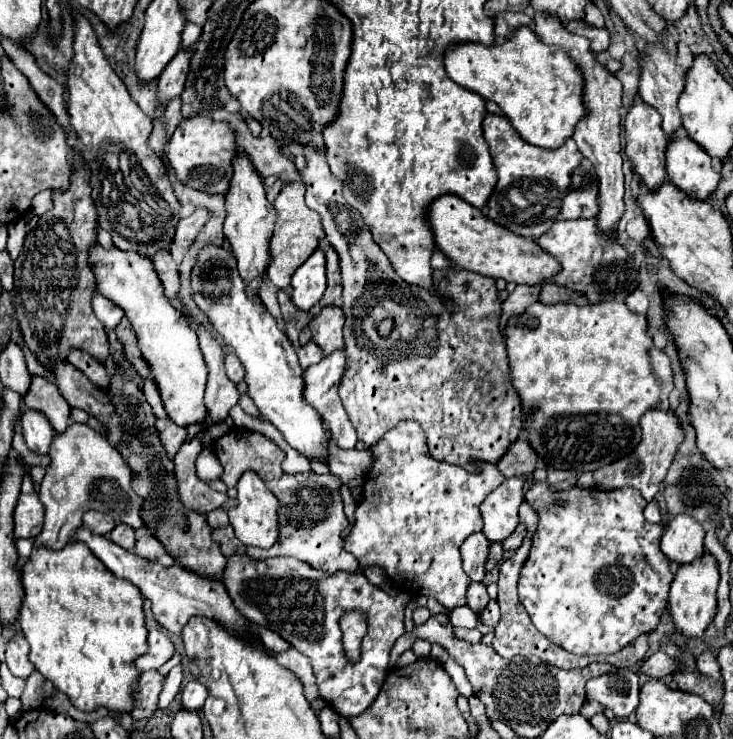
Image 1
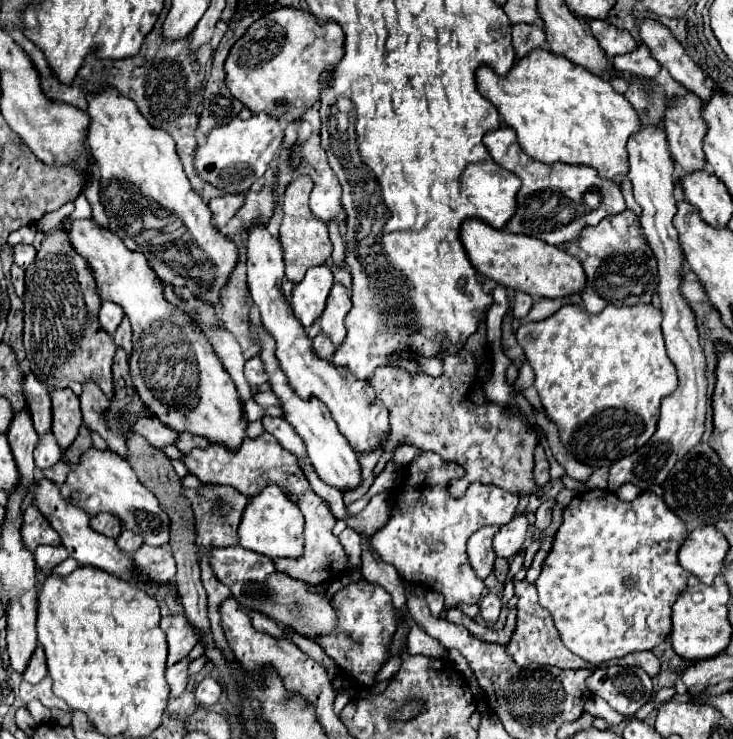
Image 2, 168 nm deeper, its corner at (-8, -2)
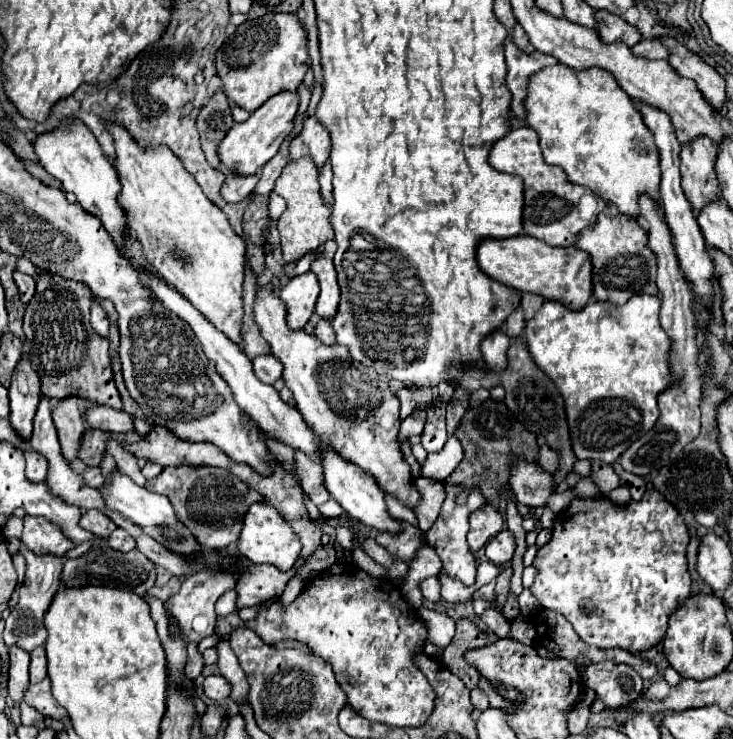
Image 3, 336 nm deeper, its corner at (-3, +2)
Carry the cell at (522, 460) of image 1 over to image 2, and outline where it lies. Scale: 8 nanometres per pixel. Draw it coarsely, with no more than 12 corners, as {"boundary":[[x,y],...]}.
{"boundary":[[541,445],[535,449],[535,481],[539,487],[549,483],[549,459]]}

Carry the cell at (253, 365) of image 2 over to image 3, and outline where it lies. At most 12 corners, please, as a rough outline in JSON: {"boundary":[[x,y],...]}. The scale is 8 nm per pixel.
{"boundary":[[272,355],[252,359],[254,375],[272,385],[282,375],[282,363]]}

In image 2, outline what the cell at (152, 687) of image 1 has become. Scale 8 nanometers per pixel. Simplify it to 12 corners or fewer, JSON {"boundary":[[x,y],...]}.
{"boundary":[[185,657],[167,669],[171,699],[185,691],[189,663]]}

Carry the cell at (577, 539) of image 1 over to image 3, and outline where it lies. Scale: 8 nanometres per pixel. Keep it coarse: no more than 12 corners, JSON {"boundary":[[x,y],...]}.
{"boundary":[[654,489],[578,497],[530,591],[586,645],[640,653],[690,595]]}

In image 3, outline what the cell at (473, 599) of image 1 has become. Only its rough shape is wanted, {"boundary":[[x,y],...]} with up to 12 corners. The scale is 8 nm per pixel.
{"boundary":[[488,607],[480,621],[498,637],[510,631],[508,621],[496,607]]}

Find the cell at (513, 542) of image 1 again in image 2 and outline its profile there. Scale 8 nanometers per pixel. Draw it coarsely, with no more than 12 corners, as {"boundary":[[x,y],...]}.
{"boundary":[[555,499],[541,503],[535,511],[535,527],[543,531],[551,523],[551,507]]}

